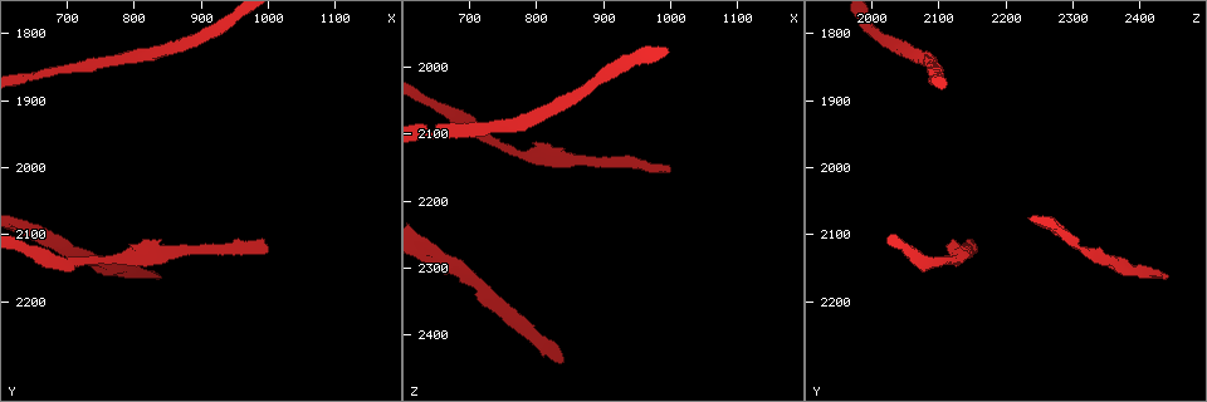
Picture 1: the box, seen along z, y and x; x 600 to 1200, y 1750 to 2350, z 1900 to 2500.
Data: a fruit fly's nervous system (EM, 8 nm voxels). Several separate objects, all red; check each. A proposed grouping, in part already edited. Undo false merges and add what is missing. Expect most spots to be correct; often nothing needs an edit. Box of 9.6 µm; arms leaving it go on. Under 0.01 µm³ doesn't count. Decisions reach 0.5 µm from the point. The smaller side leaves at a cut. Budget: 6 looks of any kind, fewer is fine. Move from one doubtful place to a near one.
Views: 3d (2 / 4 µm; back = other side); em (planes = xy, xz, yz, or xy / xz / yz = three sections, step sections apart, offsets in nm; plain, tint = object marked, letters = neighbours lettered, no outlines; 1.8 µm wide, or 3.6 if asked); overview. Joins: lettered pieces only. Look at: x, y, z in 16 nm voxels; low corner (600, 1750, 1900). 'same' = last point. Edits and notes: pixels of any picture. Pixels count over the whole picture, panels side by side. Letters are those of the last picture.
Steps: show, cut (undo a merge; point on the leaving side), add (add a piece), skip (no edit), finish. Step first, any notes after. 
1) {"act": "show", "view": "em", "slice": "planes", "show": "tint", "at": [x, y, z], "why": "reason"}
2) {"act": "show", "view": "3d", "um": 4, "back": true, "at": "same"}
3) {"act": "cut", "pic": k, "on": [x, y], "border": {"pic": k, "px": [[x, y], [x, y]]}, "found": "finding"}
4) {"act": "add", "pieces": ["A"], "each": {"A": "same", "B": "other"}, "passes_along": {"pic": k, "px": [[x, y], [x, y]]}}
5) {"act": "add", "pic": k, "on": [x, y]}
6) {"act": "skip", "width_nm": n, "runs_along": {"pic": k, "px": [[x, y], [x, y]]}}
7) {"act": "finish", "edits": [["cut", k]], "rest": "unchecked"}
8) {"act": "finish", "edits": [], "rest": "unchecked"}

{"act": "show", "view": "em", "slice": "yz", "step": 8, "show": "tint", "at": [680, 2125, 2310], "why": "a narrow waist"}

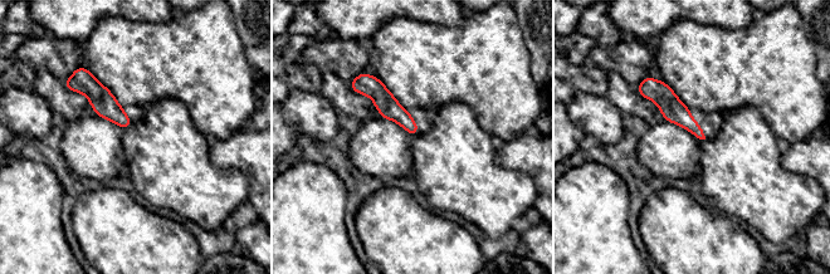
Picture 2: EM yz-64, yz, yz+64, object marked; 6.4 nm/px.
{"act": "show", "view": "em", "slice": "planes", "show": "letters", "at": "same"}

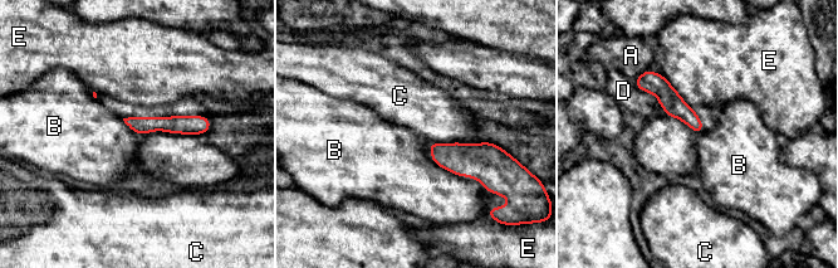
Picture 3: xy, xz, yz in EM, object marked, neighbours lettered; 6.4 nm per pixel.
{"act": "skip", "width_nm": 90, "longest_contact_nm": ["C", 380], "each": {"A": "other", "B": "other", "C": "other", "D": "other", "E": "other"}, "found": "one cell here"}

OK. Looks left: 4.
{"act": "show", "view": "3d", "um": 2, "at": [835, 2165, 2440], "why": "an open end"}

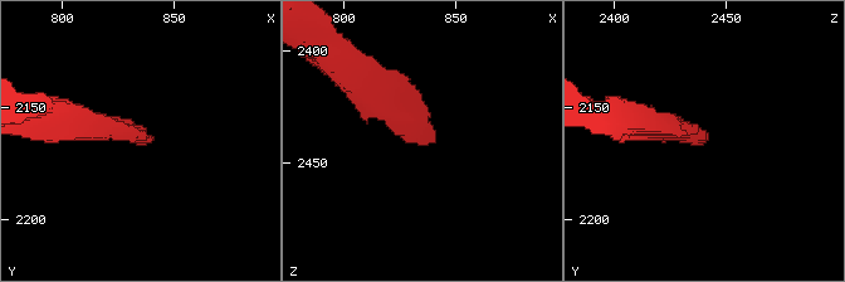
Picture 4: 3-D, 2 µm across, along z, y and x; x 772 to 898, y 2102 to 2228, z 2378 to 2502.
{"act": "show", "view": "em", "slice": "planes", "show": "letters", "at": [839, 2166, 2438], "why": "now the EM"}

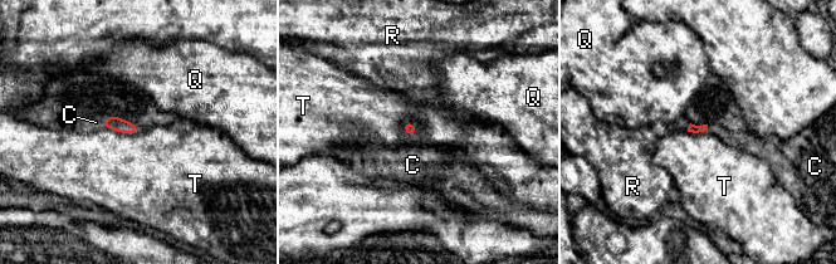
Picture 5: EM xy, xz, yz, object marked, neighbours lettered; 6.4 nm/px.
{"act": "add", "pieces": ["C"], "each": {"C": "same", "Q": "other", "R": "other", "T": "other"}, "passes_along": {"pic": 5, "px": [[693, 128], [707, 128], [743, 140]]}, "found": "the cell continues"}

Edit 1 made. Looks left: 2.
{"act": "show", "view": "em", "um": 3.6, "slice": "planes", "show": "letters", "at": [995, 2125, 2155], "why": "free end"}

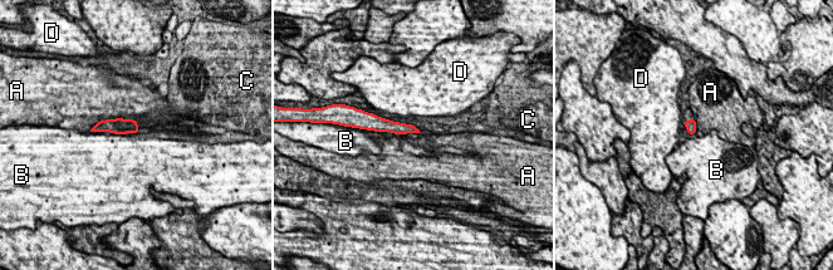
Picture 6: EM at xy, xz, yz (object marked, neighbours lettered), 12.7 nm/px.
{"act": "add", "pieces": ["C"], "each": {"A": "other", "B": "other", "C": "same", "D": "other"}, "passes_along": {"pic": 6, "px": [[118, 126], [137, 124], [147, 122]]}, "found": "it goes on there"}

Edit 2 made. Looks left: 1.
{"act": "finish", "edits": [["add", 5], ["add", 6]], "rest": "unchecked"}

